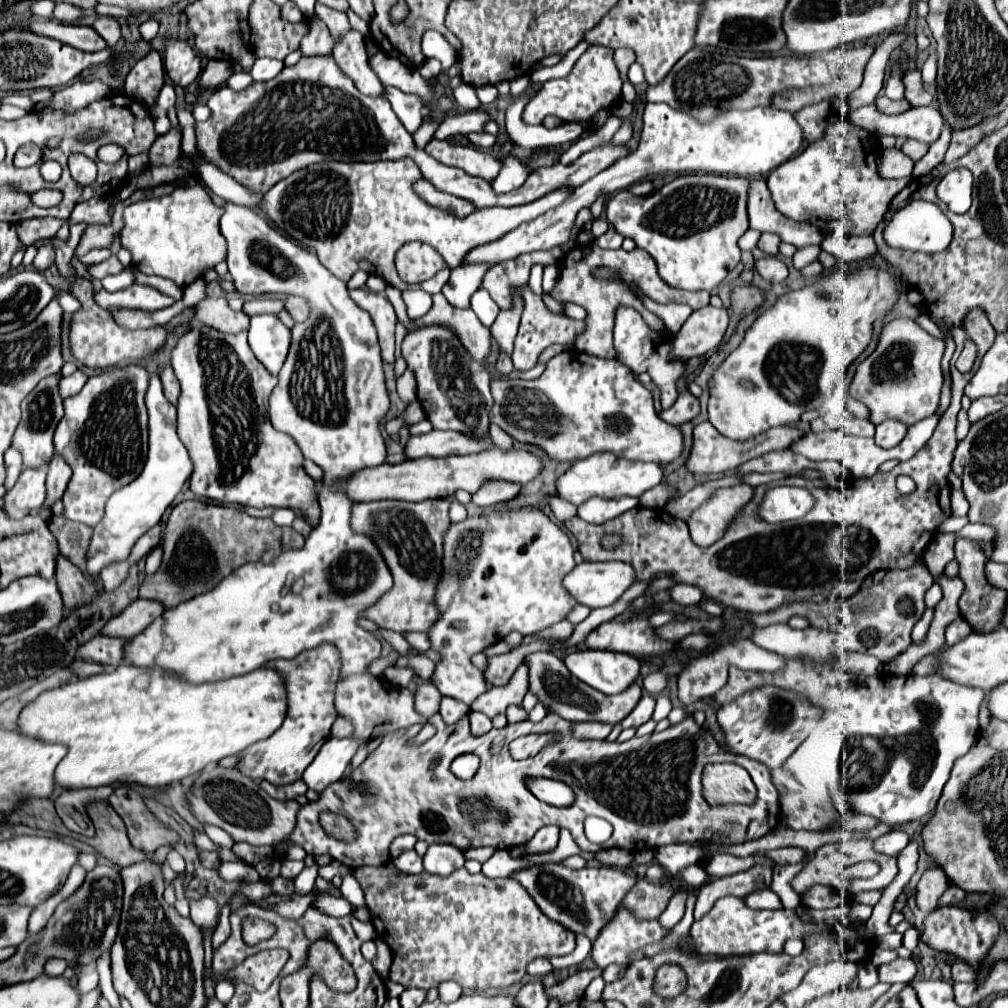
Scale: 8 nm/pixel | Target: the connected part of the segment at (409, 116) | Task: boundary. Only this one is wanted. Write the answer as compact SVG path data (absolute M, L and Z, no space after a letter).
M385 86L385 90L387 90L387 100L391 102L393 112L399 116L401 124L407 128L409 134L415 134L423 122L419 112L423 104L419 102L419 98L415 98L413 94L405 94L393 86Z

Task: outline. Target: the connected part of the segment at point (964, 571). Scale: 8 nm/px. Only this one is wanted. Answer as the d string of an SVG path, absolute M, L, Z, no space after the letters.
M959 538L955 542L955 558L959 562L959 578L965 582L965 592L959 598L959 610L961 616L971 624L973 632L993 632L1001 626L1001 620L1005 616L1005 606L1007 606L1007 594L1005 590L997 590L993 588L987 578L985 578L985 564L989 562L989 558L985 556L983 548L979 542L971 540L971 538Z

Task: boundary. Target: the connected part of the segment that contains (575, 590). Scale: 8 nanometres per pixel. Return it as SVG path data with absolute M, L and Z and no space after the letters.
M583 562L577 564L563 586L579 604L601 608L615 604L625 590L637 580L635 568L625 562Z

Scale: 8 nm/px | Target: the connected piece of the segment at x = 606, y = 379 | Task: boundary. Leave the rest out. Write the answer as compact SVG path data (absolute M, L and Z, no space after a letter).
M569 350L551 358L545 372L537 380L511 378L511 382L491 382L491 392L495 400L491 420L515 440L543 448L557 462L581 460L599 450L611 450L623 458L669 464L683 452L681 428L667 424L655 414L651 392L641 382L637 382L633 372L619 360L605 362L601 358Z

